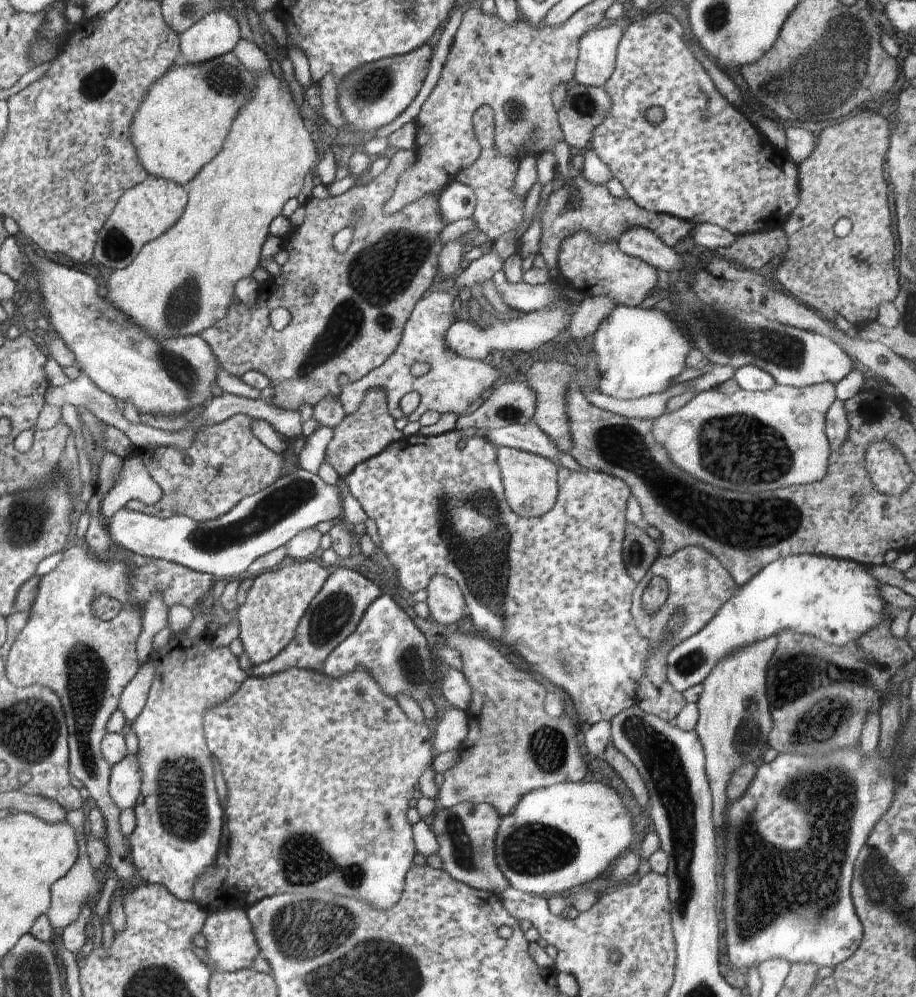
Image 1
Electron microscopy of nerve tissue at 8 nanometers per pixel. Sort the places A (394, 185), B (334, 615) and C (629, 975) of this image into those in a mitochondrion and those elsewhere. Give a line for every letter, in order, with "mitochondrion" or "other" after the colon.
A: other
B: mitochondrion
C: mitochondrion

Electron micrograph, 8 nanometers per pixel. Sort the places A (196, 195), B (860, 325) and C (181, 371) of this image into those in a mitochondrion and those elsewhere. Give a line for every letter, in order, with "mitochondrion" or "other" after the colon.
A: other
B: other
C: mitochondrion

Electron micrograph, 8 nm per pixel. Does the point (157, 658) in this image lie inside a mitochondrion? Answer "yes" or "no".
no

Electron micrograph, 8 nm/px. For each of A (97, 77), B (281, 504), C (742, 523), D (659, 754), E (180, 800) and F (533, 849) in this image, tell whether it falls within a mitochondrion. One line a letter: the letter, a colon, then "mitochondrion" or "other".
A: mitochondrion
B: mitochondrion
C: mitochondrion
D: mitochondrion
E: mitochondrion
F: mitochondrion

